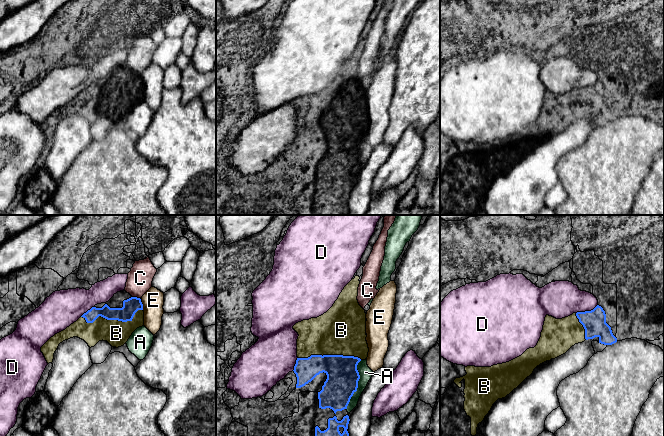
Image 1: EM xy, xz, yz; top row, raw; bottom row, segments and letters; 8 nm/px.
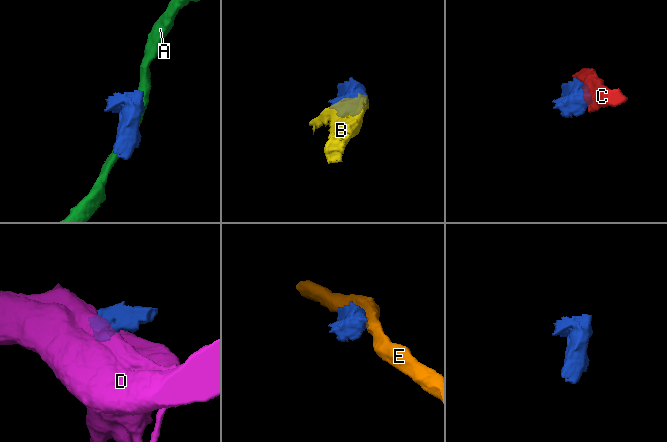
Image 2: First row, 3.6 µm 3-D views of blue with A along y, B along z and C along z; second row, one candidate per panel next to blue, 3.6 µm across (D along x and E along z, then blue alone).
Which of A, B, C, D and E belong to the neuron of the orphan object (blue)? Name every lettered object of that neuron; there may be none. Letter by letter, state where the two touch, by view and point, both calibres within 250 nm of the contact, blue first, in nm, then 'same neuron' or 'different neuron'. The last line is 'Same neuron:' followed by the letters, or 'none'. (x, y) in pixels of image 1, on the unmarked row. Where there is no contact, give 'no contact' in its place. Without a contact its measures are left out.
A: xz (357, 161) | 260/100 nm | different neuron
B: xy (112, 95) | 130/200 nm | same neuron
C: xy (136, 73) | 130/200 nm | different neuron
D: yz (586, 87) | 190/300 nm | different neuron
E: xy (142, 82) | 130/180 nm | different neuron
Same neuron: B

